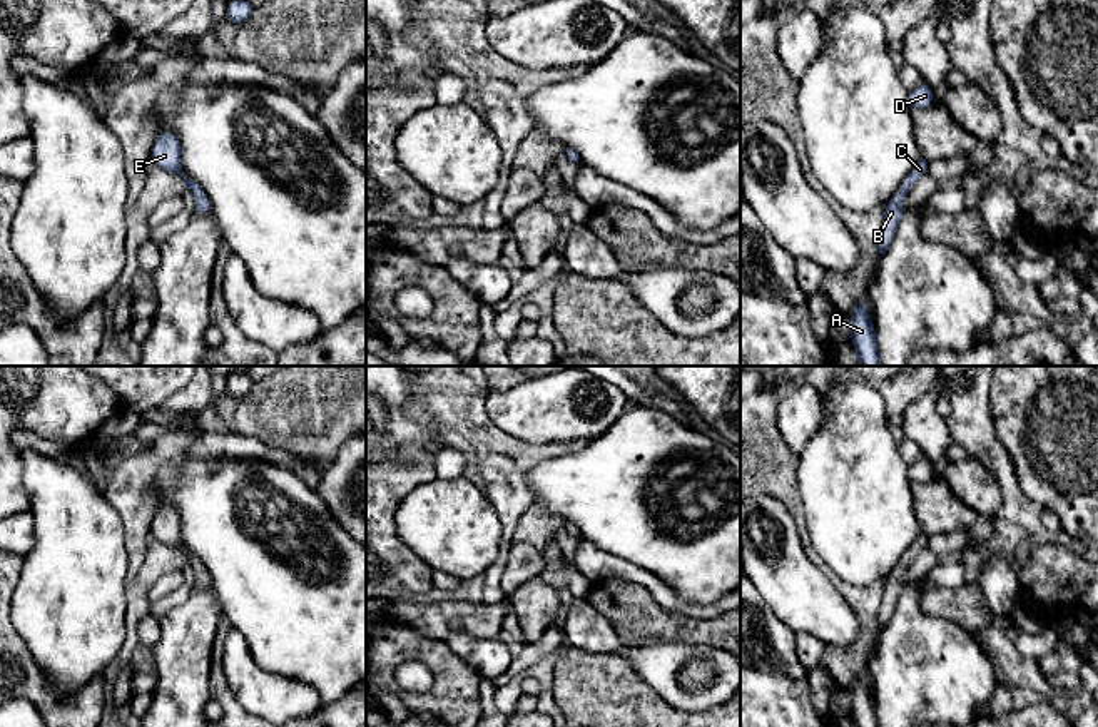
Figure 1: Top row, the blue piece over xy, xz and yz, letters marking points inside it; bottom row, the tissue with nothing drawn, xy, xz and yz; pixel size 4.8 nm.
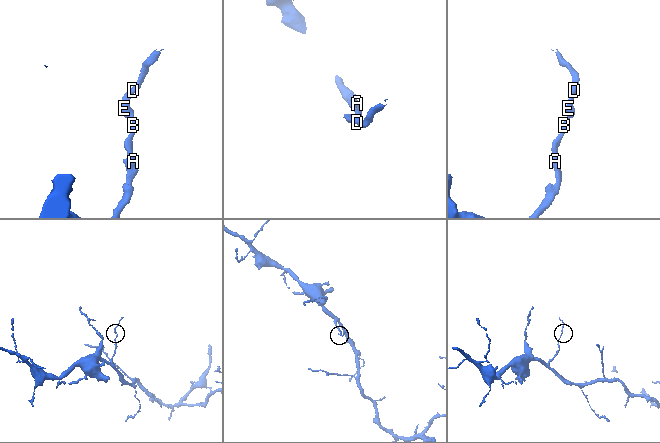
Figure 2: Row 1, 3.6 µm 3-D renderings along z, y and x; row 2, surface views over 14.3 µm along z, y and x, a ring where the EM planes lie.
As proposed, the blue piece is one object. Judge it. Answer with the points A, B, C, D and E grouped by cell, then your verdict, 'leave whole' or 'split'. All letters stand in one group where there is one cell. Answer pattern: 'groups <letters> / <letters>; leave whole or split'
groups A B C D E; leave whole

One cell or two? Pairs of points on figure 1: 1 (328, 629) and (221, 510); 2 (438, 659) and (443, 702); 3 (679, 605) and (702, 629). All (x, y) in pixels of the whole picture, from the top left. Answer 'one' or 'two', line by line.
1: one
2: one
3: two

